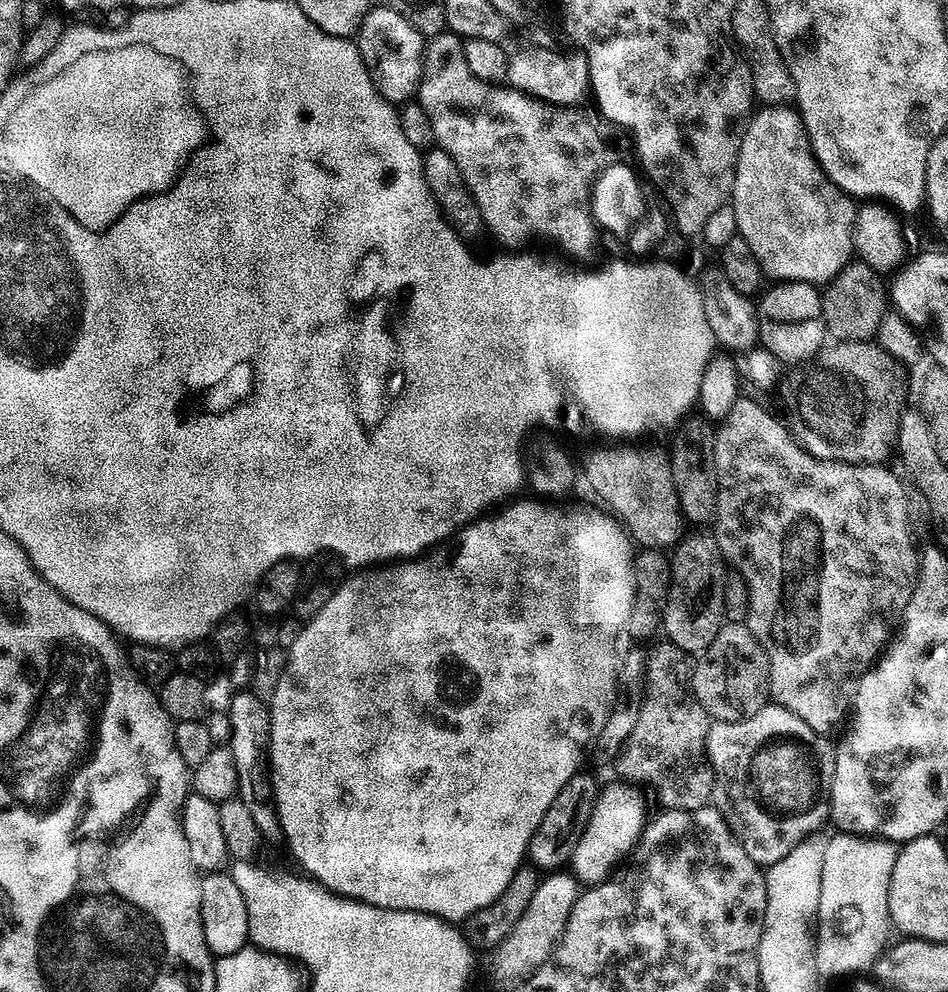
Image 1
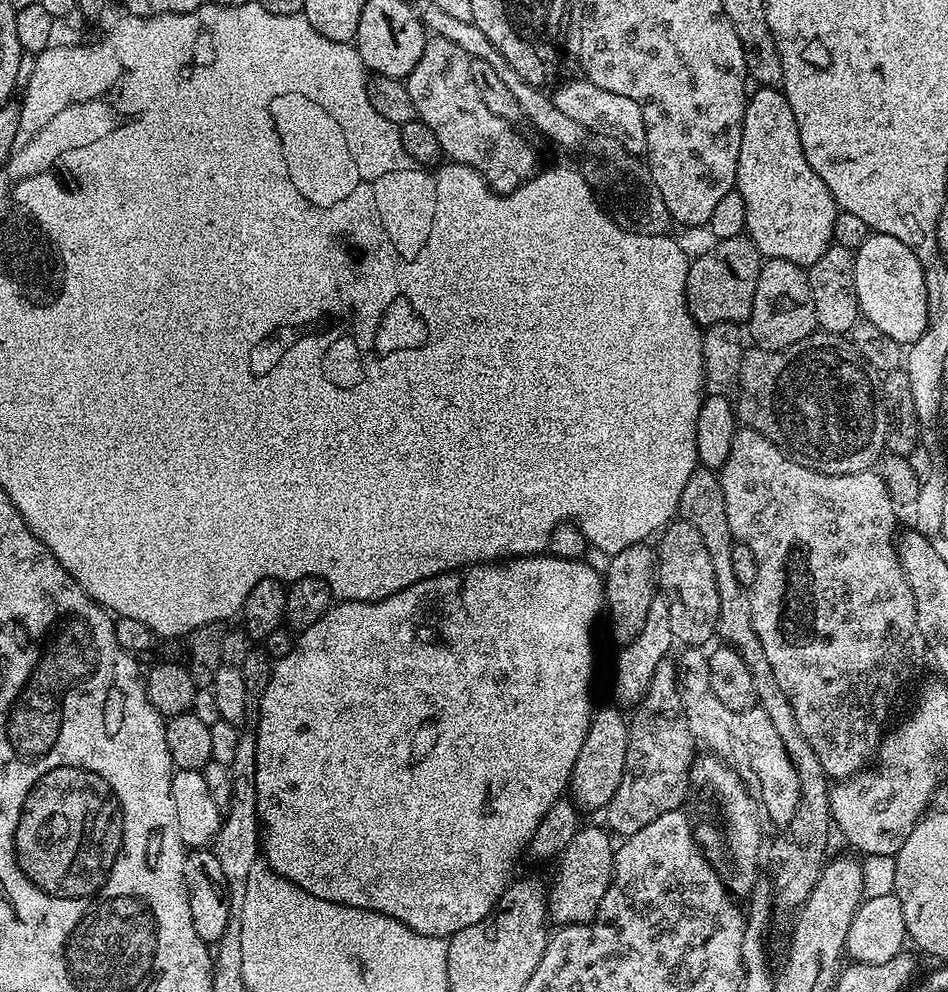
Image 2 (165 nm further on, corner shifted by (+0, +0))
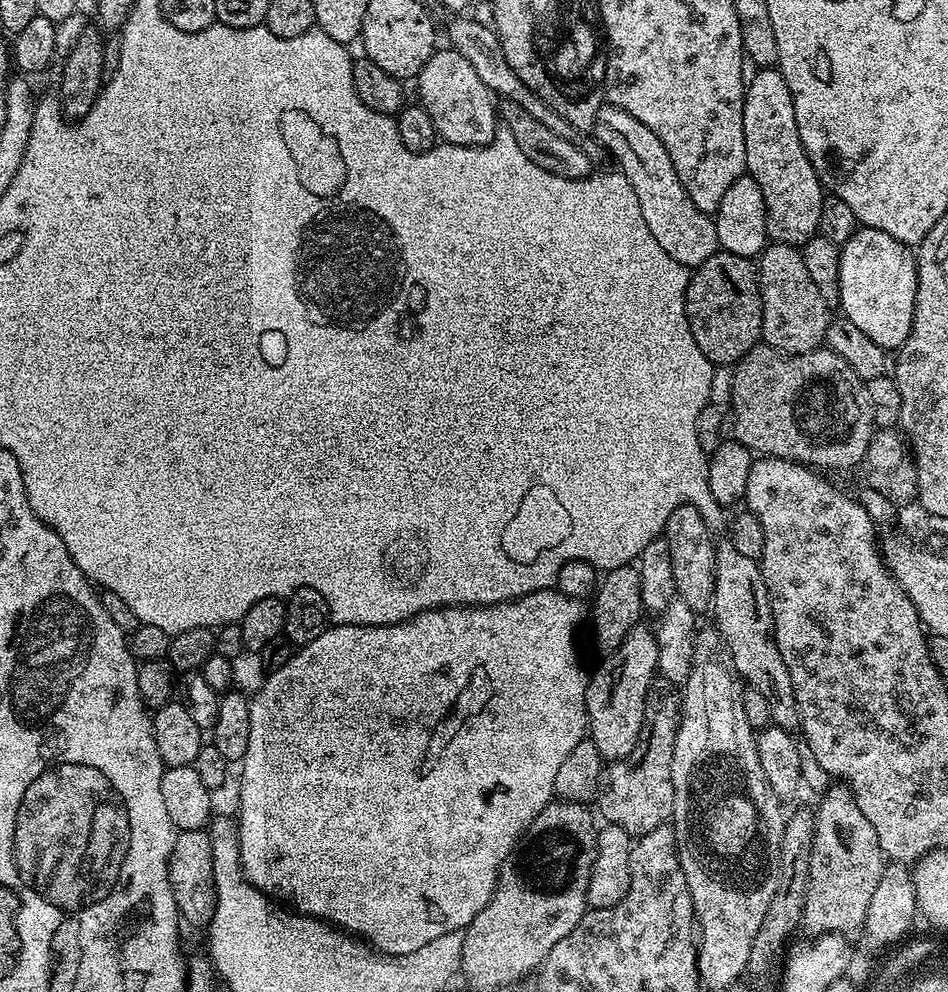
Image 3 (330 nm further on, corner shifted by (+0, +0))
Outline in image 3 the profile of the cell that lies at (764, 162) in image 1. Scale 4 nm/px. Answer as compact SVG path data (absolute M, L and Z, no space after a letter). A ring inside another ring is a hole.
M779 67L761 68L757 76L747 81L744 90L744 109L742 110L742 130L746 142L746 172L758 182L762 190L762 198L766 198L766 218L768 219L768 235L775 243L802 246L820 231L822 218L822 202L826 189L820 183L818 174L802 146L802 138L798 138L798 122L794 118L794 98L790 94L790 86L786 86L786 78Z

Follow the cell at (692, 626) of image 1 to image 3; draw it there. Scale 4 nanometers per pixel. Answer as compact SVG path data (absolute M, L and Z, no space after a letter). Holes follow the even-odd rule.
M690 502L686 506L678 506L670 514L662 536L670 546L670 558L674 562L674 582L679 599L690 606L690 610L703 613L712 603L712 595L716 593L716 544L712 540L712 532L699 512L697 505Z

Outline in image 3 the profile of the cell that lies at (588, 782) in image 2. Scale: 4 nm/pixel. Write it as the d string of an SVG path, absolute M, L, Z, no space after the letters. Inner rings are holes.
M641 622L630 629L626 638L622 638L622 646L618 646L618 650L607 653L601 659L604 661L597 666L596 673L593 671L588 677L588 689L586 690L587 735L594 742L594 746L598 746L598 754L606 762L626 758L626 754L630 754L630 750L634 750L644 725L644 703L648 700L648 692L652 689L654 677L658 672L658 650L660 649L655 631L651 627L648 629L646 624Z

